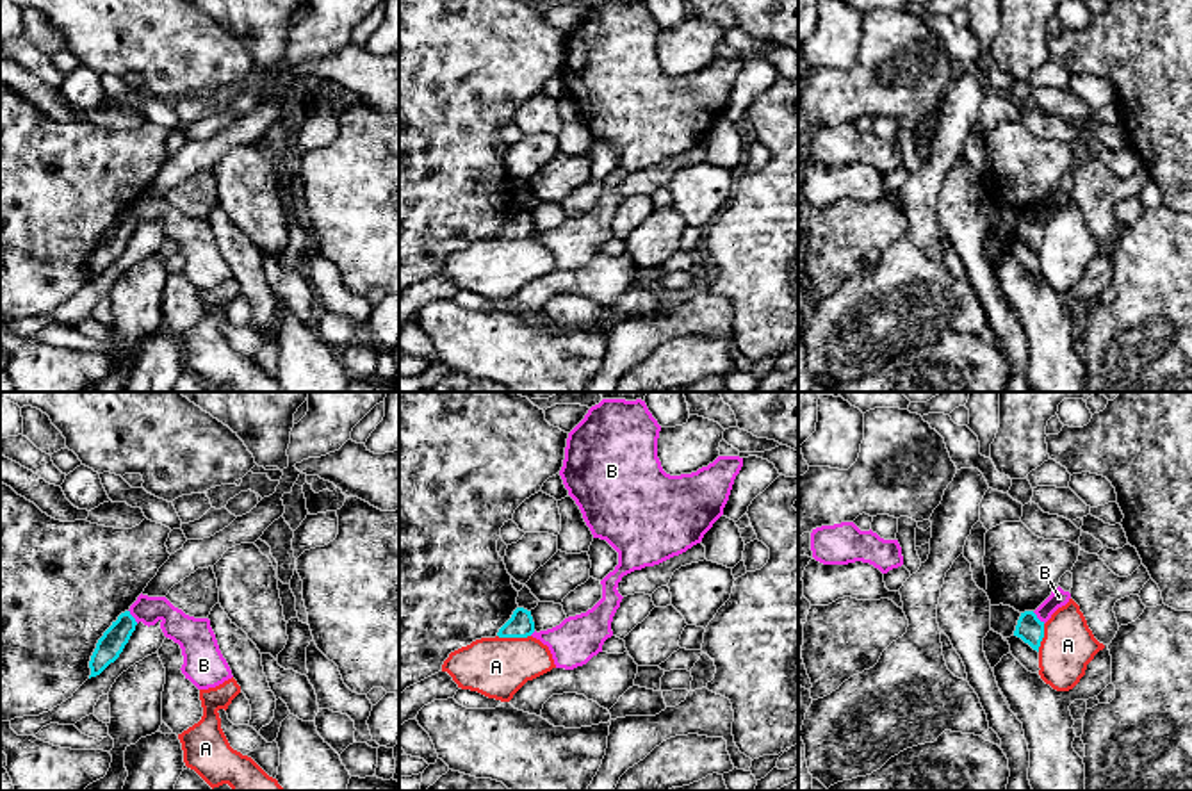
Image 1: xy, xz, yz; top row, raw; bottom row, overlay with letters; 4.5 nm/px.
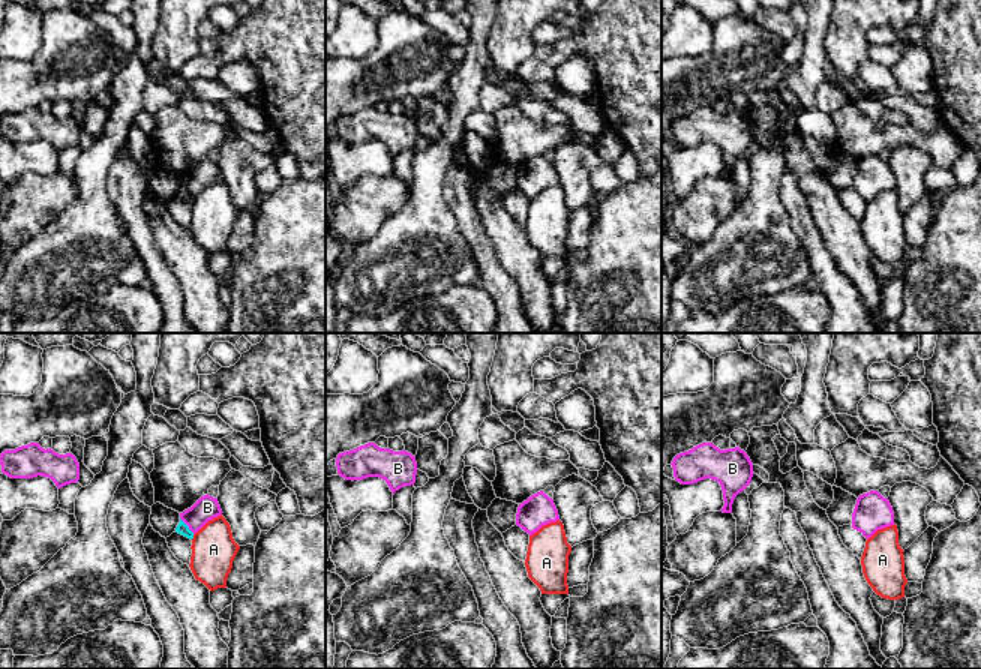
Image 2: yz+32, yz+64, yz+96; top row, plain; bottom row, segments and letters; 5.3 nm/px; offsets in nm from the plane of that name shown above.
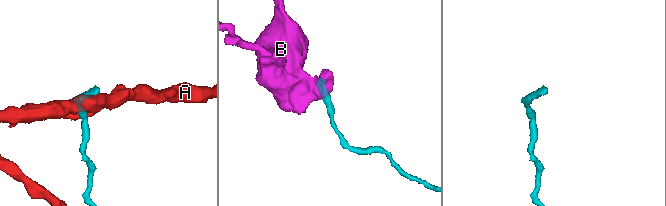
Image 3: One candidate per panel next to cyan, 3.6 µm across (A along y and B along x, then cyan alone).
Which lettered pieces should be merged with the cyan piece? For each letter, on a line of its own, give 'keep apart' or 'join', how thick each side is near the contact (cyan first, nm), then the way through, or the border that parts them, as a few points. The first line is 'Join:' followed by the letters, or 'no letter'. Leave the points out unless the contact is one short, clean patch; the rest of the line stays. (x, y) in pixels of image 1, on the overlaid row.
Join: no letter
A: keep apart | 120/280 nm
B: keep apart | 120/80 nm | along yz (1032, 611), (1045, 622)

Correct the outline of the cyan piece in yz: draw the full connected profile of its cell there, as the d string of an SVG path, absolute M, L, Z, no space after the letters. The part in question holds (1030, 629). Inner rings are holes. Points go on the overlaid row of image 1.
M1025 611L1017 620L1014 636L1021 638L1039 652L1041 641L1044 638L1044 622L1041 622L1033 611Z

